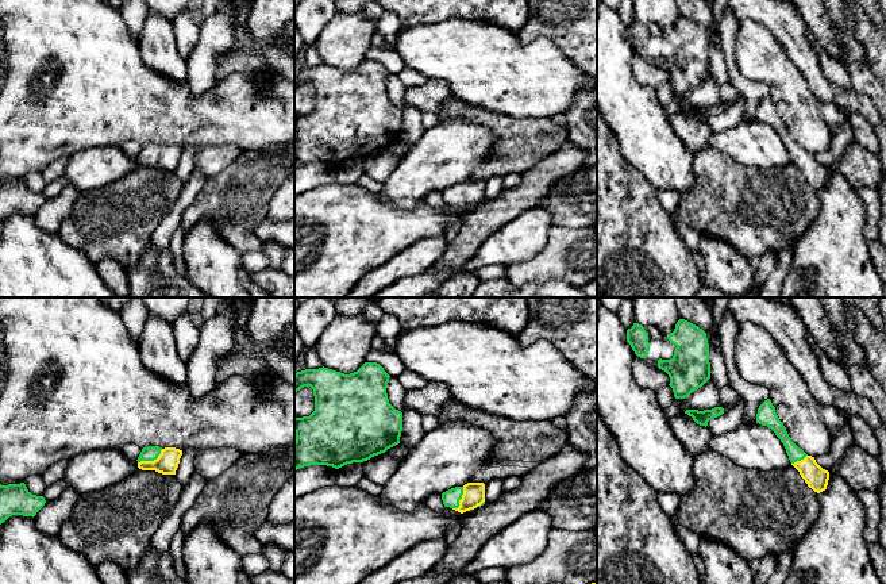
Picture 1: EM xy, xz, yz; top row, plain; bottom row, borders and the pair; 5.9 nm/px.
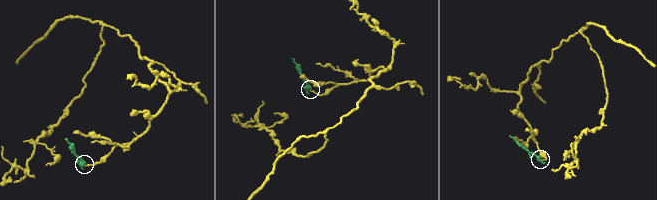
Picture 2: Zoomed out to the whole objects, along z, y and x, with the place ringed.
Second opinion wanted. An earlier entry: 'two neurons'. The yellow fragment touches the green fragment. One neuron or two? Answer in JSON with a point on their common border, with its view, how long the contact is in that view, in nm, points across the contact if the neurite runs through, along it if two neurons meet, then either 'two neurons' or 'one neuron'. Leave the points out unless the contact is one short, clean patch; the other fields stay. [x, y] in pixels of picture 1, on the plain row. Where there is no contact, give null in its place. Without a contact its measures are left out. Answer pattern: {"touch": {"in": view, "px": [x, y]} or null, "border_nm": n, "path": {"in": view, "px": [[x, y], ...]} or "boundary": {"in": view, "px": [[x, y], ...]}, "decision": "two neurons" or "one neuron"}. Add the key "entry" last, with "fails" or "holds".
{"touch": {"in": "xy", "px": [151, 158]}, "border_nm": 170, "decision": "one neuron", "entry": "fails"}

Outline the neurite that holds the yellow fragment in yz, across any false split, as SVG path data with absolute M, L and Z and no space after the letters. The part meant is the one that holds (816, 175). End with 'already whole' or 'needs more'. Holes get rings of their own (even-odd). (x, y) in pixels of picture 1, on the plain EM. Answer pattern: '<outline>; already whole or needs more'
M764 97L756 111L756 120L767 123L783 141L791 162L800 169L809 185L820 191L827 187L829 169L823 166L814 157L800 146L789 134L786 124L779 118L771 97Z; needs more

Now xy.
M147 143L138 154L138 165L142 168L155 168L162 172L176 172L182 147L176 145Z; needs more

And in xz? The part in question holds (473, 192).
M467 180L442 191L444 204L450 204L461 211L485 201L485 181Z; needs more

